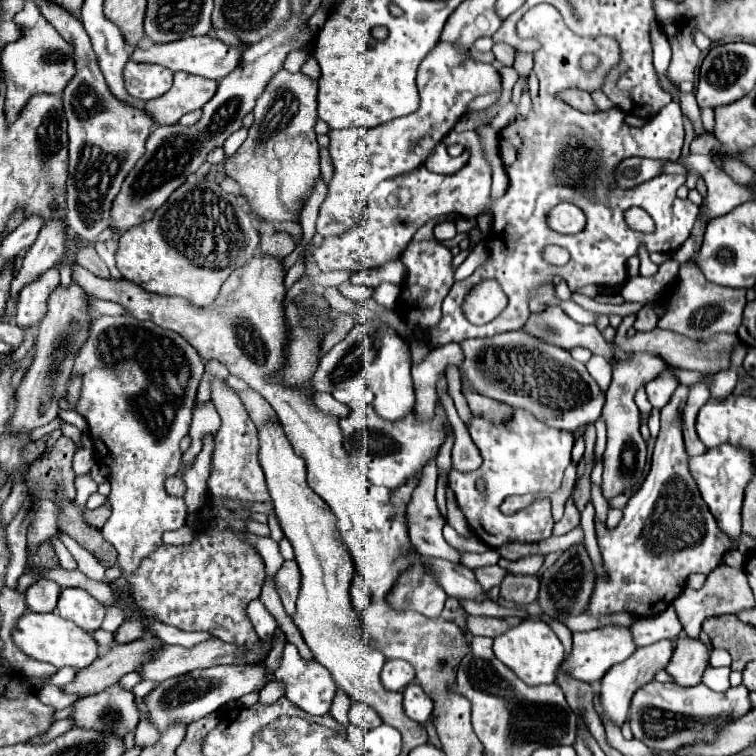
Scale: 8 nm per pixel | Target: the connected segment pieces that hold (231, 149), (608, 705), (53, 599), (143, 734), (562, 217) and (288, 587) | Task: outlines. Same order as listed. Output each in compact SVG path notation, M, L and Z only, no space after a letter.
M241 127L237 133L231 133L229 137L227 137L227 141L225 141L225 145L223 145L223 149L225 149L225 155L229 157L229 155L233 155L235 153L235 149L237 147L241 147L241 143L247 139L247 129L245 127Z
M663 639L659 643L653 643L649 647L639 647L629 659L617 663L613 669L609 669L609 673L605 673L605 677L601 679L601 685L599 685L599 699L601 699L601 705L603 705L603 711L605 711L605 719L611 721L613 725L621 727L625 721L627 721L627 711L629 711L629 703L631 703L631 697L633 693L643 687L645 683L649 683L653 679L653 675L661 669L665 669L665 665L669 663L673 655L673 647L671 647L671 641Z
M39 579L25 591L25 601L27 601L27 607L35 613L49 613L57 605L59 593L61 589L55 581Z
M141 717L139 725L137 725L137 731L135 731L135 745L151 747L157 741L159 741L159 731L145 717Z
M561 203L551 209L547 223L559 233L576 234L585 229L585 213L573 203Z
M285 561L281 565L281 569L277 571L275 575L275 585L277 585L277 593L283 601L283 607L285 607L285 613L289 617L293 617L295 613L295 603L297 603L297 593L301 591L301 573L299 573L299 567L295 561Z

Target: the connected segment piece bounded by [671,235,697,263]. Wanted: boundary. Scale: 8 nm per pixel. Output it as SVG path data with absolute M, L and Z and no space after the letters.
M691 235L671 257L677 259L679 263L685 263L685 261L689 261L695 255L695 251L697 251L697 239L695 239L695 235Z

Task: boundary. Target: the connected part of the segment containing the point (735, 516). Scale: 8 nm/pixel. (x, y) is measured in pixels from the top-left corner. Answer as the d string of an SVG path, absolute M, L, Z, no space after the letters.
M719 445L713 449L707 449L703 455L689 457L689 469L691 475L701 491L703 501L709 505L713 517L721 525L721 529L731 537L737 539L741 533L741 505L745 497L745 487L755 477L755 457L745 447L735 445Z

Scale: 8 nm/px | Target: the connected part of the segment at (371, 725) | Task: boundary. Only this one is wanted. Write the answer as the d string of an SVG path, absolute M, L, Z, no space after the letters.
M353 701L351 707L349 707L349 721L361 729L375 729L379 727L383 721L381 717L367 705L359 703L359 701Z

